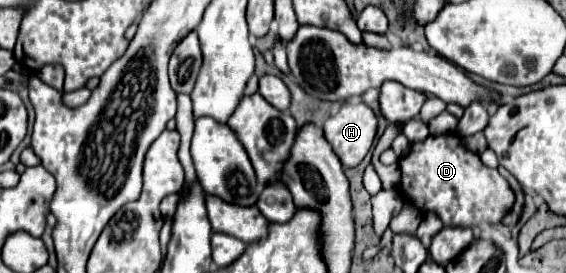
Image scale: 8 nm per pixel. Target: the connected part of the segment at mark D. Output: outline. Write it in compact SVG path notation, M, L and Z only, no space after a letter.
M456 133L448 135L430 135L420 143L410 147L410 153L400 159L400 191L412 201L420 211L434 211L440 215L446 227L472 227L476 223L498 223L514 203L514 193L508 181L498 173L498 169L490 169L482 165L480 157L466 147L462 147L460 137Z

